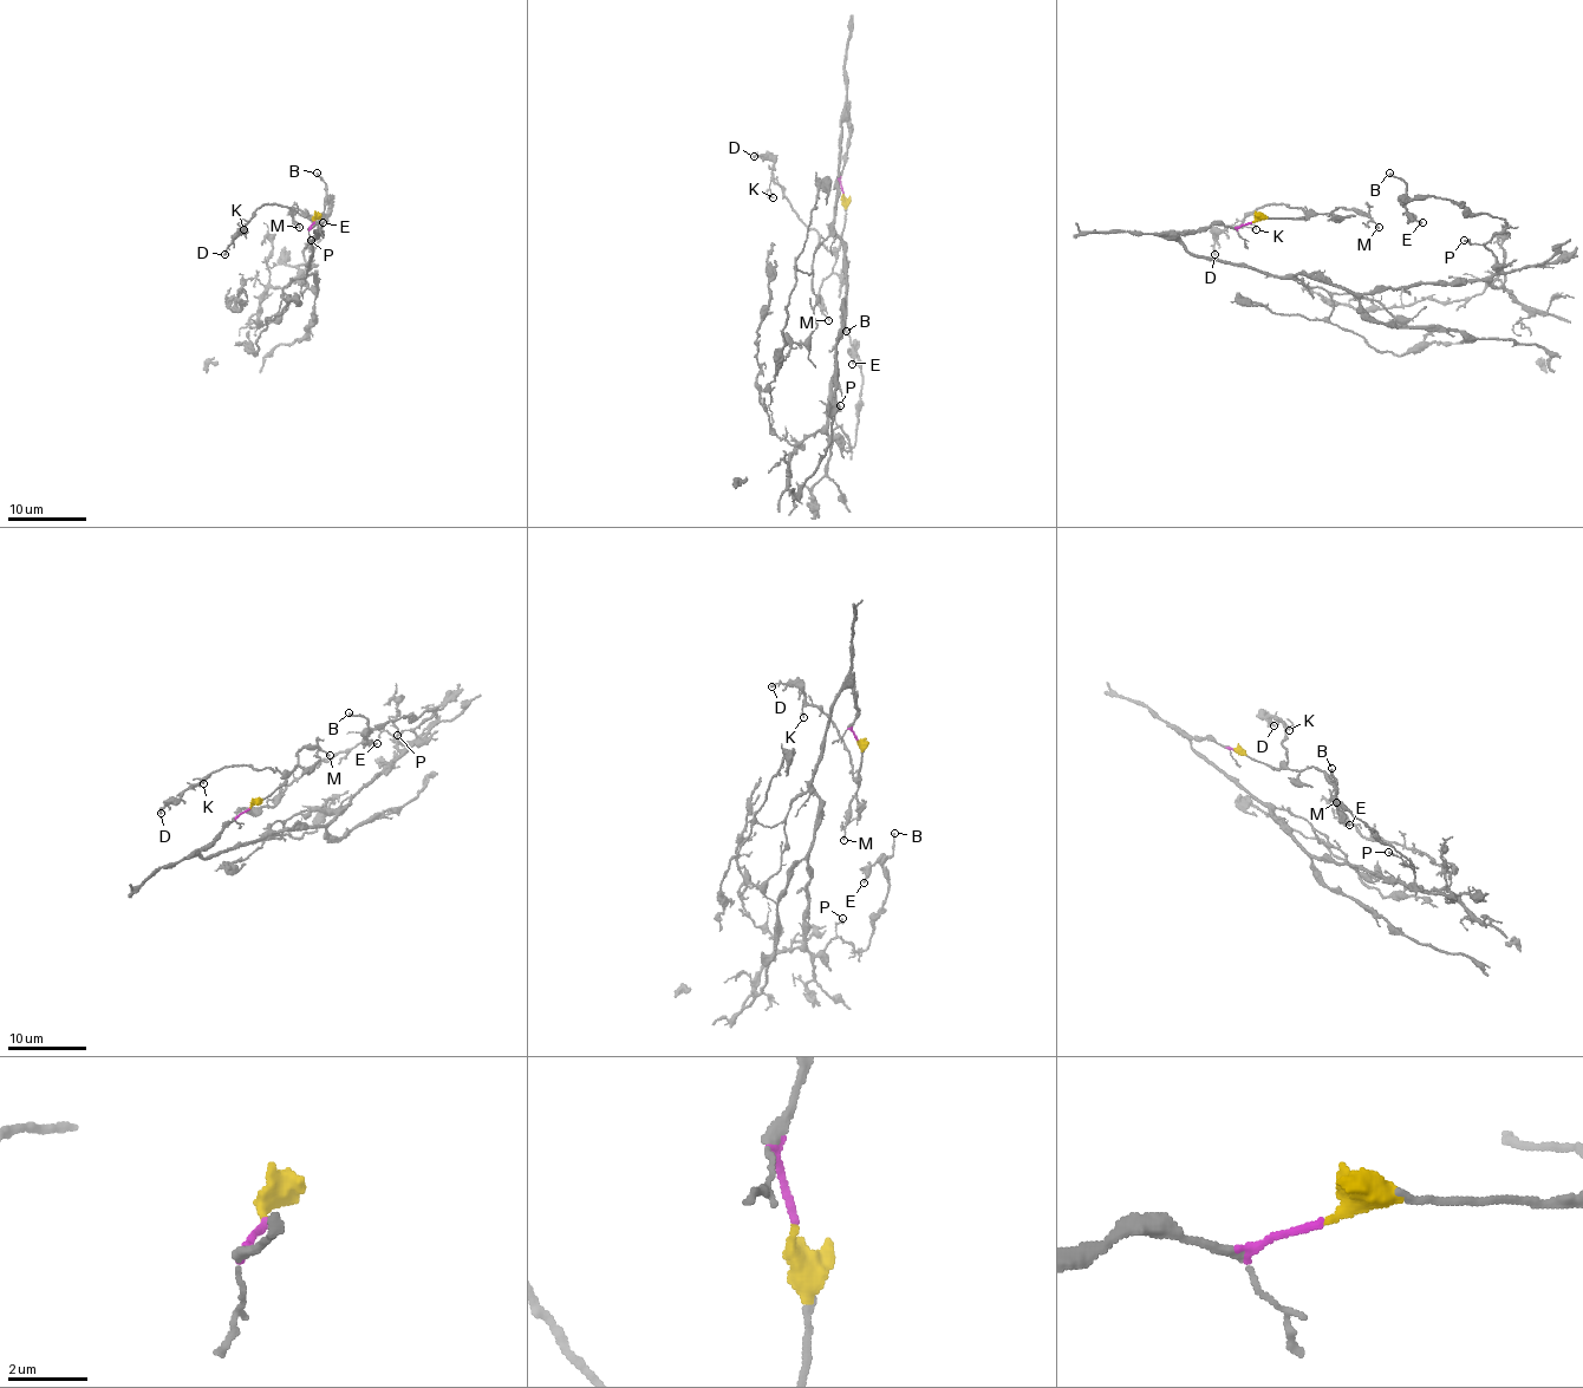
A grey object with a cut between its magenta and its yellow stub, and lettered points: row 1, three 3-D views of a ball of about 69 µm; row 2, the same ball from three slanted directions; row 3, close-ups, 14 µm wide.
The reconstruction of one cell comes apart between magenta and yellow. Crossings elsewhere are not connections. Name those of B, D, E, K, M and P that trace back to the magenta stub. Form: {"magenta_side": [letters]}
{"magenta_side": ["B", "E", "P"]}

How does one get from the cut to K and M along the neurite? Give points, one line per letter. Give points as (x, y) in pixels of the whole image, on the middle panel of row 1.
K: (842, 193), (841, 245), (832, 251), (775, 182), (769, 187), (773, 199)
M: (842, 193), (841, 247), (833, 271), (821, 282), (820, 307), (829, 321)

